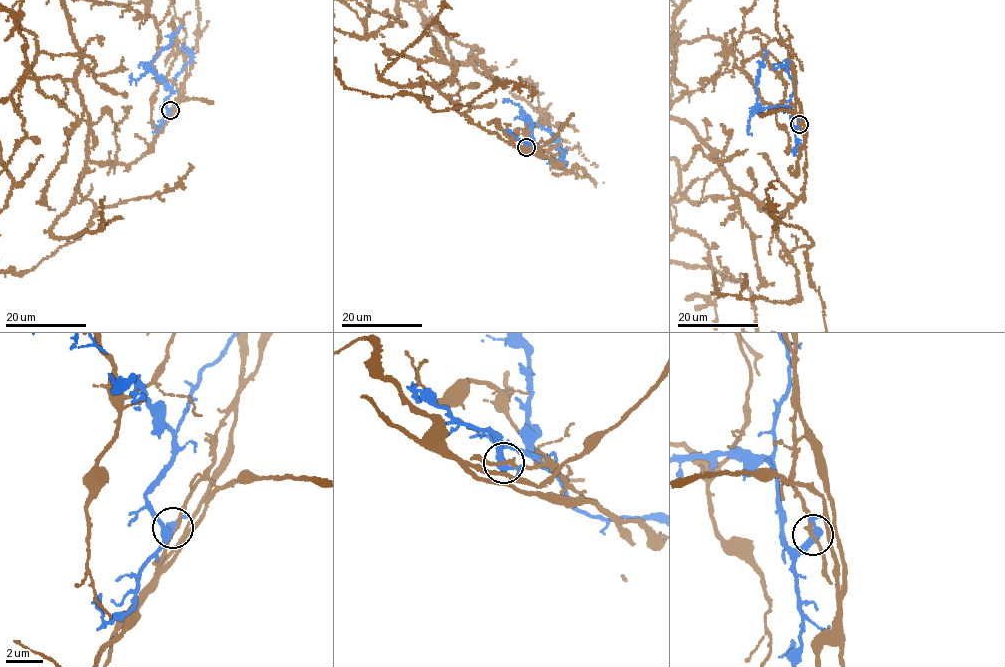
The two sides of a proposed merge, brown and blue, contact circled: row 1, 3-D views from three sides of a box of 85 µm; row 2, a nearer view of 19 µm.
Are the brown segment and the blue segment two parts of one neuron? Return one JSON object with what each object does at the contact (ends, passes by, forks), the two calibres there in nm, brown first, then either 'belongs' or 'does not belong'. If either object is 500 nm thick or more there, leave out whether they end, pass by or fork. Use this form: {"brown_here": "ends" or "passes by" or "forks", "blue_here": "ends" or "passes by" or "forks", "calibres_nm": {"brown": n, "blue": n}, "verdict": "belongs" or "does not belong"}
{"brown_here": "passes by", "blue_here": "passes by", "calibres_nm": {"brown": 200, "blue": 340}, "verdict": "does not belong"}

